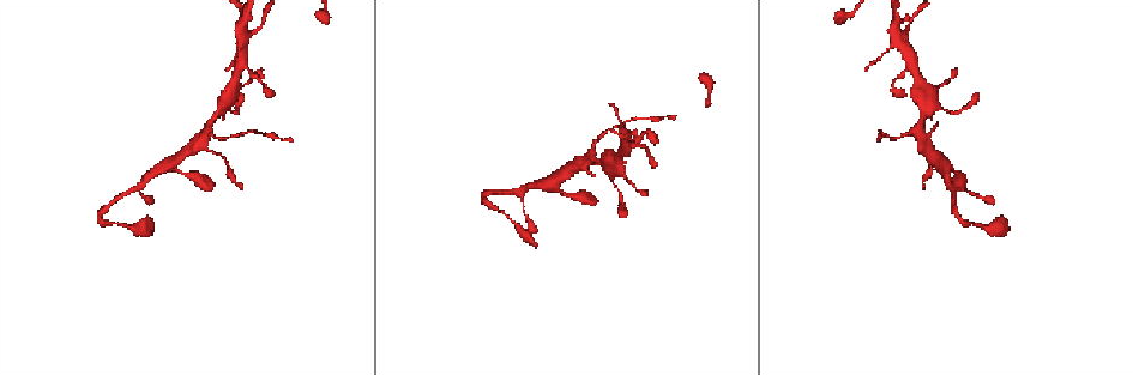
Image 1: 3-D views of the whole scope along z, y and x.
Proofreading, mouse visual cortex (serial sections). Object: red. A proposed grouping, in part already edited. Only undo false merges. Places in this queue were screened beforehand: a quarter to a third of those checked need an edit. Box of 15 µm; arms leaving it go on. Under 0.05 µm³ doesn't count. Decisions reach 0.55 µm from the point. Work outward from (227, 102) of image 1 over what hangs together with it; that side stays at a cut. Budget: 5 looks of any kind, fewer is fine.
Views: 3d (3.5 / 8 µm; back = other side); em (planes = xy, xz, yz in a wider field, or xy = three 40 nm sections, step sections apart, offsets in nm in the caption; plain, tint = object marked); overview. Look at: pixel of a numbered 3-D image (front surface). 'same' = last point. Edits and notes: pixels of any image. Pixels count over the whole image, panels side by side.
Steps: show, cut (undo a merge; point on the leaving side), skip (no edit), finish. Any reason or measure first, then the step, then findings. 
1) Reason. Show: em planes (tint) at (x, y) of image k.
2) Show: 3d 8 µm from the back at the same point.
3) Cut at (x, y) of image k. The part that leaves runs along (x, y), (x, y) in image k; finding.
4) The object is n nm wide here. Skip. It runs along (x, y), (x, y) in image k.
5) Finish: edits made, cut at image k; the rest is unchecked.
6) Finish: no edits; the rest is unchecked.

Thick turns thin. Show: 3d 3.5 µm at (628, 134) of image 1.

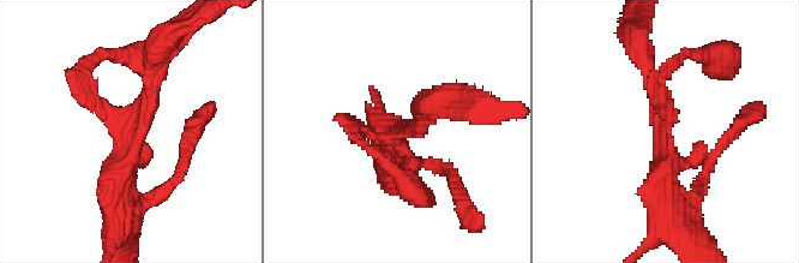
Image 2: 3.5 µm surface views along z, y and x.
Show: em xy step 3 (tint) at (129, 144) of image 2.

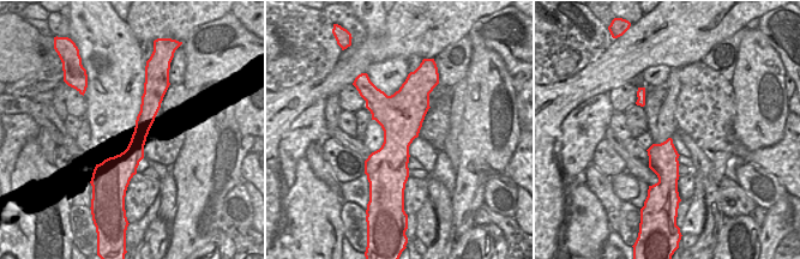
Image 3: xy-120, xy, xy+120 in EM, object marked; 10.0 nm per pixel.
Skip. It runs along (685, 231), (648, 94) in image 2; one cell here.

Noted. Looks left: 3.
A narrow waist. Show: 3d 3.5 µm at (892, 87) of image 1.

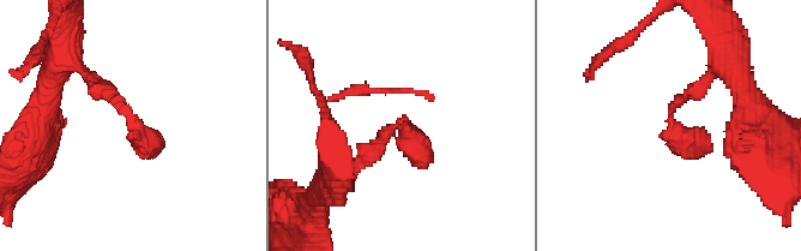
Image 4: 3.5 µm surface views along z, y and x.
Shape alone is not enough. Show: em planes (tint) at (128, 119) of image 4.

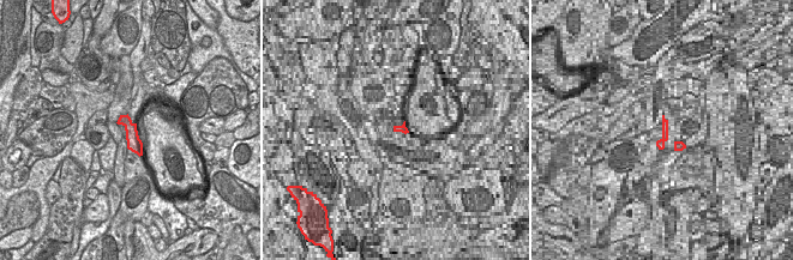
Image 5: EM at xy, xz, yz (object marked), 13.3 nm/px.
The object is 200 nm wide here. Skip. It runs along (80, 70), (158, 147) in image 4; all the same cell.

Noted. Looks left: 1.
Finish: no edits; the rest is unchecked.

